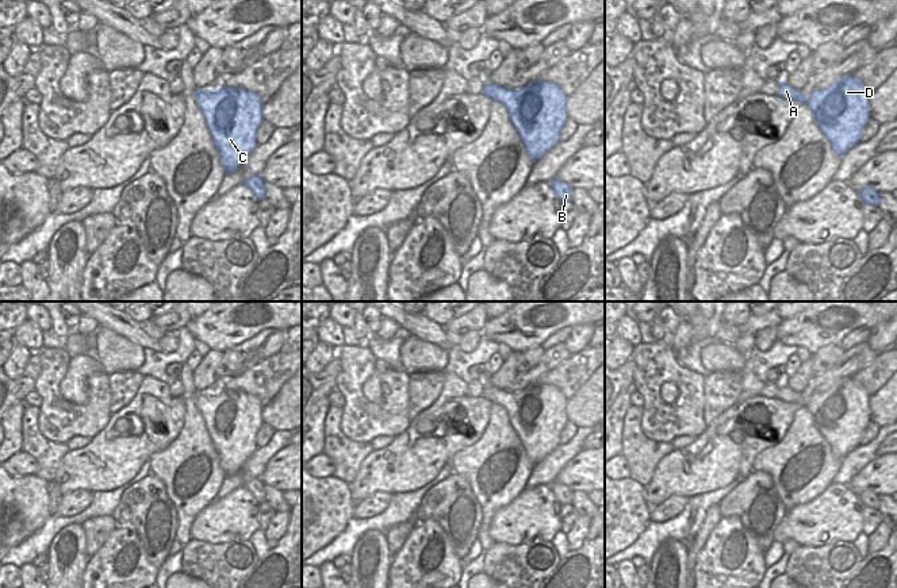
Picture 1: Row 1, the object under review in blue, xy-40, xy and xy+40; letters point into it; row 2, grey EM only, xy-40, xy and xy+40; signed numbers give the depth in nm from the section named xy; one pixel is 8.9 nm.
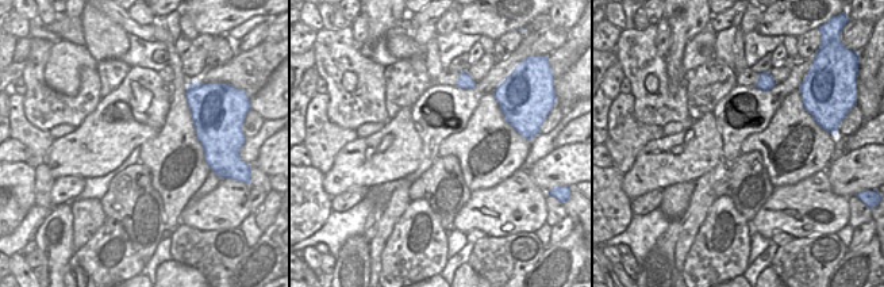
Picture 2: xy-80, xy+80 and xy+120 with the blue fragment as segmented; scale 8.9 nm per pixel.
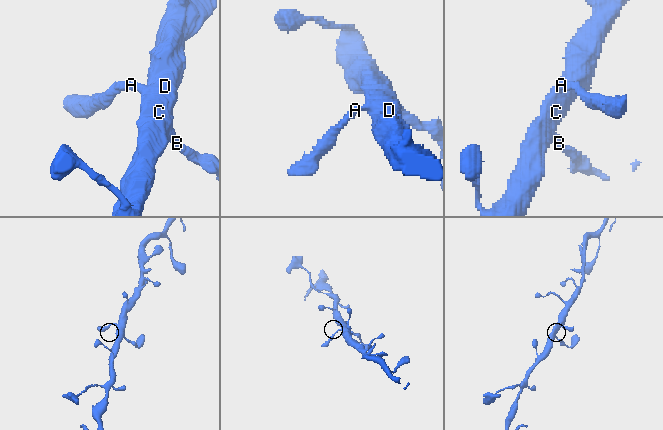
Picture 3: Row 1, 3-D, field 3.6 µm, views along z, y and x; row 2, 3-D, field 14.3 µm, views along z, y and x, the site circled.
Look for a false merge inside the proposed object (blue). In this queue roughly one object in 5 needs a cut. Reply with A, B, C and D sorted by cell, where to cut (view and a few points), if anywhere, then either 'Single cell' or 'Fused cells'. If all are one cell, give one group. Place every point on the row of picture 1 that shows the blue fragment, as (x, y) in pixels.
Groups: A B C D. No split. Single cell

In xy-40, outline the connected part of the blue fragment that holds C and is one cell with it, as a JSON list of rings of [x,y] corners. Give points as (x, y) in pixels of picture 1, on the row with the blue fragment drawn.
[[[244,88],[198,89],[195,103],[204,115],[226,173],[237,170],[257,146],[262,119],[260,97]]]

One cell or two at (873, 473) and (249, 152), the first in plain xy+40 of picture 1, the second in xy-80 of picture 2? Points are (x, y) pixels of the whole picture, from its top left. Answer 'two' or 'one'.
two

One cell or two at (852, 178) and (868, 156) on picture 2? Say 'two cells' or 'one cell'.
one cell

